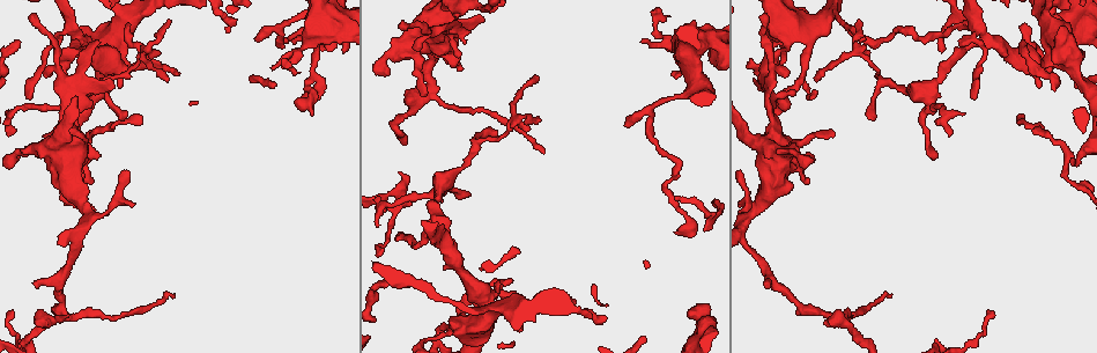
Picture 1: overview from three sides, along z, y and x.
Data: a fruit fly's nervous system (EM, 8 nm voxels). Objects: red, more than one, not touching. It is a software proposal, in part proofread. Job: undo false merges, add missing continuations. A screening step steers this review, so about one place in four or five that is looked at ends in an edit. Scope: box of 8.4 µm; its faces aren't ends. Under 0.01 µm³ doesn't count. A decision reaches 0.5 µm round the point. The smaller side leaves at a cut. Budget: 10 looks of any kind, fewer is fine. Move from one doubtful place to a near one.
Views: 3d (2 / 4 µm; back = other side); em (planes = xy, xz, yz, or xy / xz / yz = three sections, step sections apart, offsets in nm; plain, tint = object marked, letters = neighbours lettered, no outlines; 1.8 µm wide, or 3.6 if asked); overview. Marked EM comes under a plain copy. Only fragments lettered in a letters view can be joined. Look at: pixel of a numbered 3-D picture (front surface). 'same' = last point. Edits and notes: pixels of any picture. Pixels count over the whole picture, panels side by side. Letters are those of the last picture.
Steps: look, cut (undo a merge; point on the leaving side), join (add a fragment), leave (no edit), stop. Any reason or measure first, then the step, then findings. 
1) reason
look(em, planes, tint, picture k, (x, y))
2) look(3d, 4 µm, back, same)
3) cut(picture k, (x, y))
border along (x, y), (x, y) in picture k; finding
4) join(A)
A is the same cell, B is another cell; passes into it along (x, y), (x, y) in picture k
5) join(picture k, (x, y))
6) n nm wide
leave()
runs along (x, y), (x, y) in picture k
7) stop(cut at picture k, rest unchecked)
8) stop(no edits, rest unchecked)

sharp bend
look(em, xy, step 4, tint, picture 1, (693, 227))

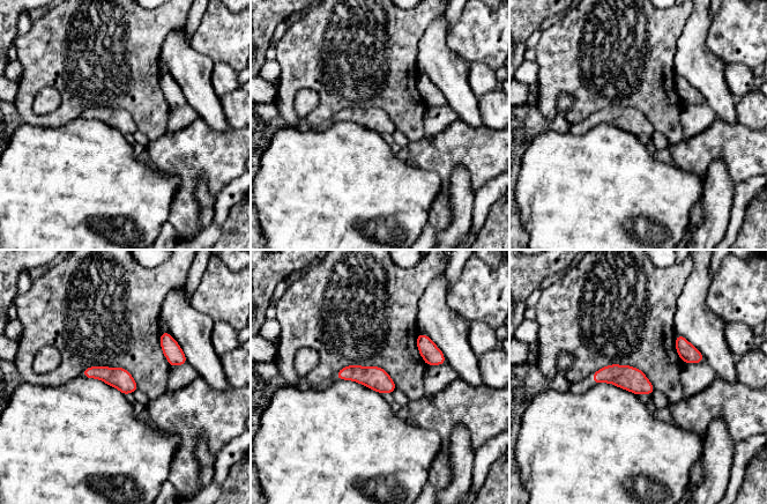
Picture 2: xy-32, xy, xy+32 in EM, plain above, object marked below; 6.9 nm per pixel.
cut it another way
look(em, planes, letters, same)

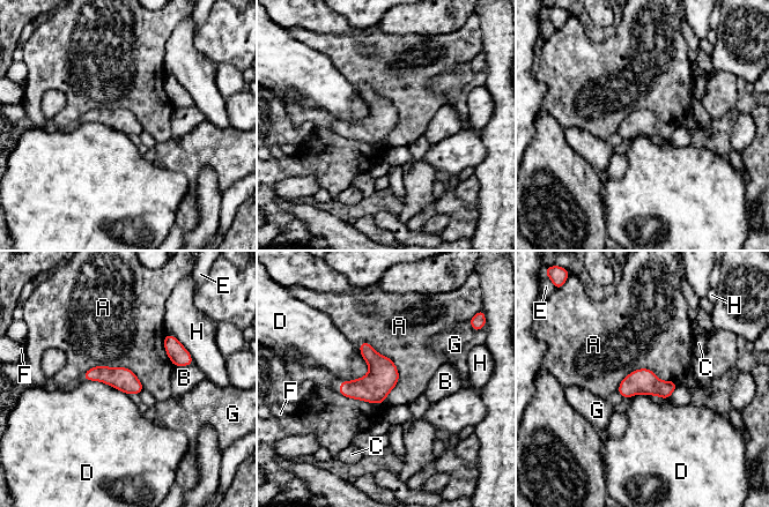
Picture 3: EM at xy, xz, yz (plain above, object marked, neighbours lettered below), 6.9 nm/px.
A touches over 460 nm
leave()
A, B, C, D, E, F, G and H are other cells; border along (397, 366), (382, 402), (338, 393) in picture 3; continuous, no second neuron

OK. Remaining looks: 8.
branch stops here
look(em, yz, step 8, tint, picture 1, (602, 321))

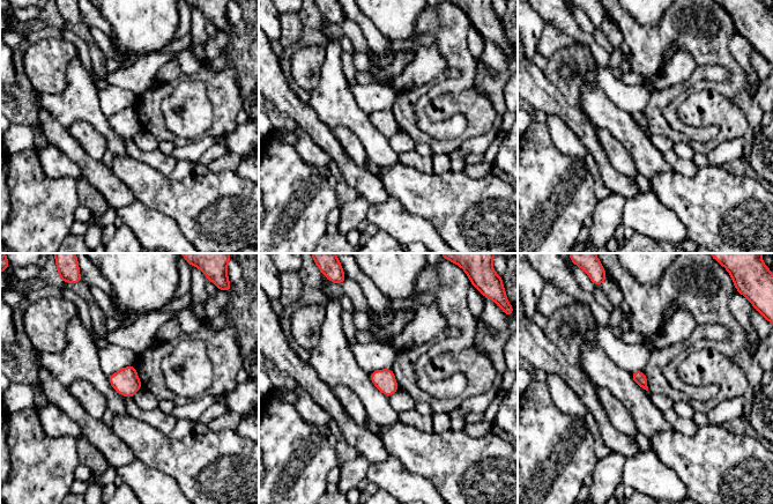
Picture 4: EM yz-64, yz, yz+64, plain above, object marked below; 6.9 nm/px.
look(em, planes, letters, same)

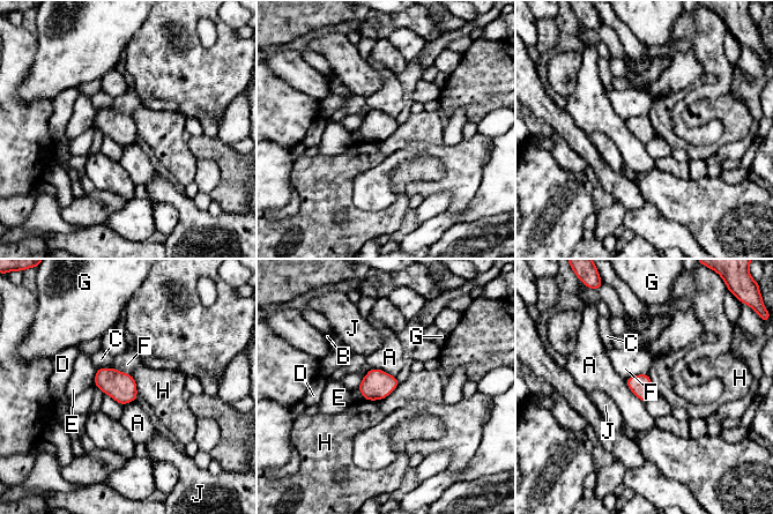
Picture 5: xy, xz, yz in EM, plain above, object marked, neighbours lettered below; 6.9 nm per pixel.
150 nm wide
leave()
A, B, C, D, E, F, G, H and J are other cells; border along (399, 384), (384, 397), (364, 400) in picture 5; no lettered fragment goes on from it

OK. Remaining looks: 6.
a fork
look(3d, 4 µm, picture 1, (431, 92))

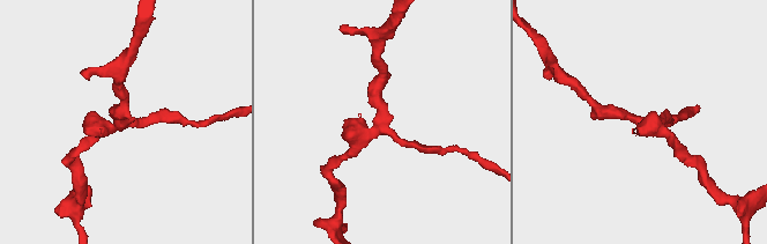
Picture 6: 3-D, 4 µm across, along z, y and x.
3 arms
look(em, yz, step 8, letters, picture 6, (123, 124))

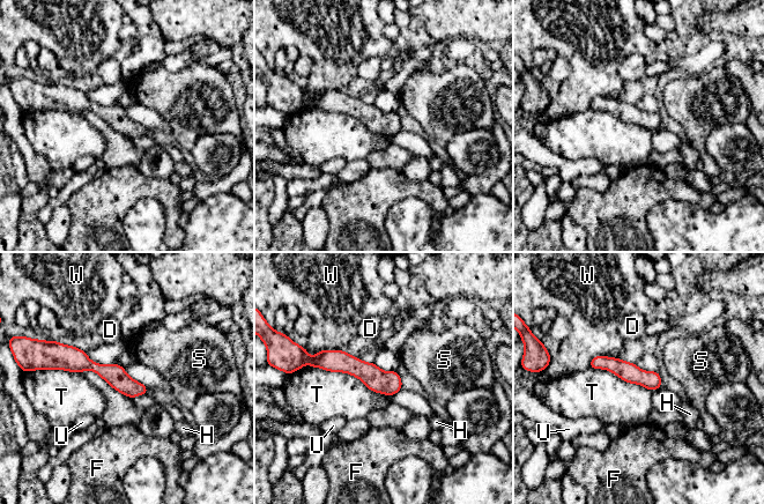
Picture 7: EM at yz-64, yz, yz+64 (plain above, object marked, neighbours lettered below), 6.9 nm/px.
look(em, planes, letters, same)

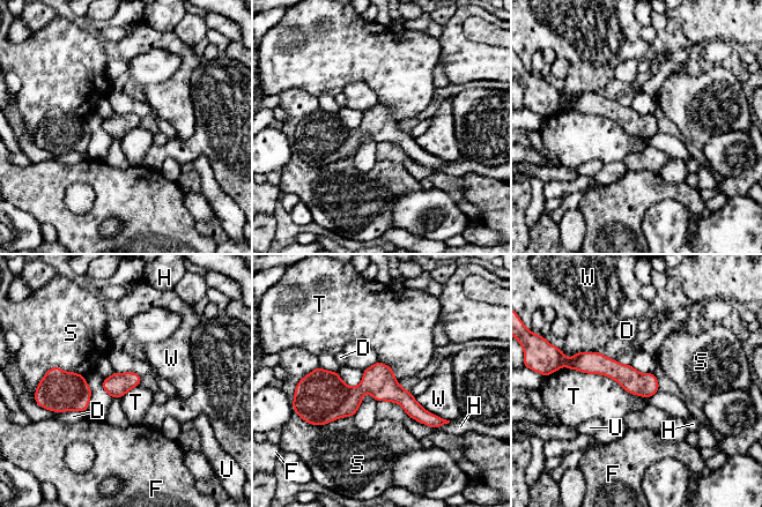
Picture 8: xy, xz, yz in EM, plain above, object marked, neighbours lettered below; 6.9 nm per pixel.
leave()
D, F, H, S, T, U and W are other cells; border along (570, 368), (608, 375), (649, 399) in picture 8; all the same neuron

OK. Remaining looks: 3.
free end
look(3d, 4 µm, picture 1, (812, 154))

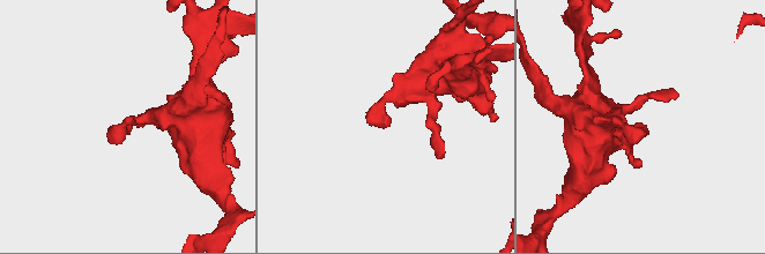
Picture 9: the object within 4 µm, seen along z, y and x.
look(em, yz, step 8, letters, picture 9, (646, 127))

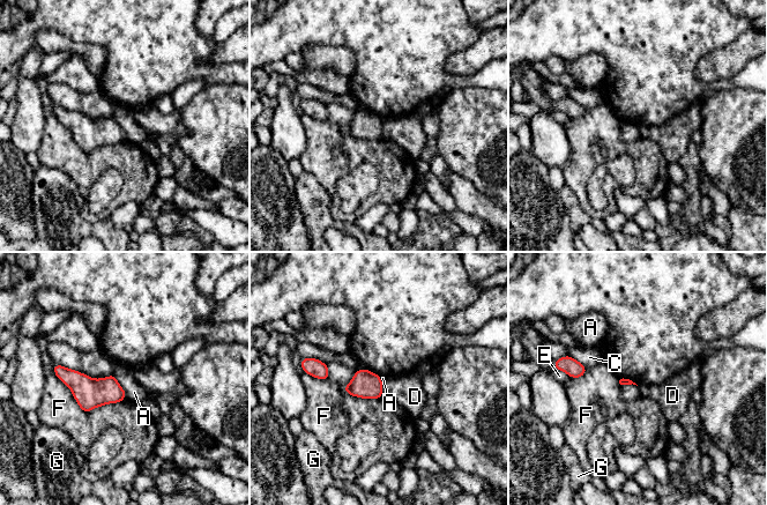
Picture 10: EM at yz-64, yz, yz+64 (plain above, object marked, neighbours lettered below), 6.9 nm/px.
leave()
A, C, D, E, F and G are other cells; border along (112, 374), (126, 398) in picture 10; none of them fits

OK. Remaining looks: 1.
stop(no edits, rest unchecked)

